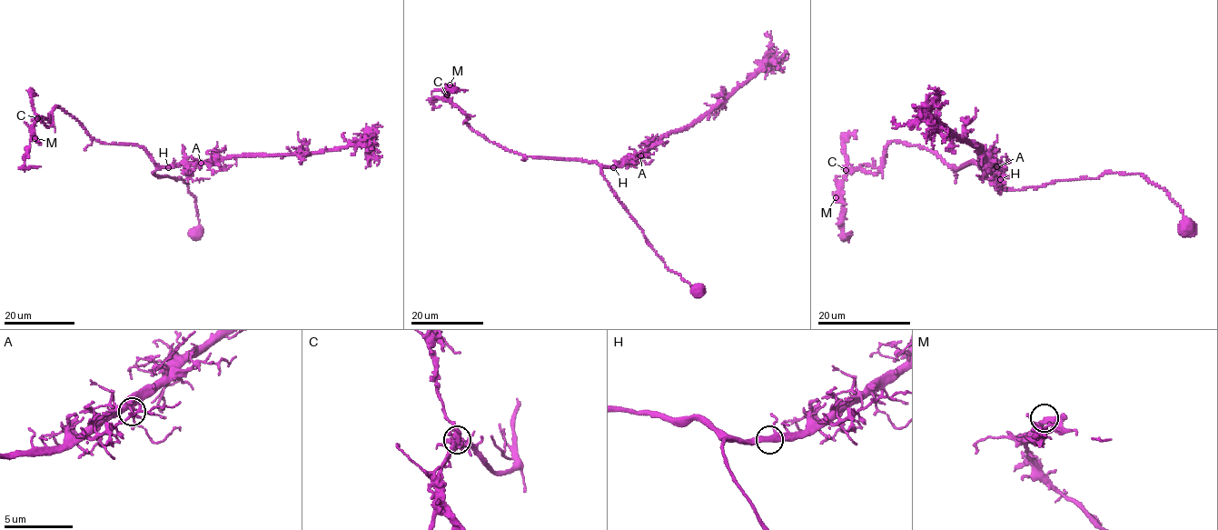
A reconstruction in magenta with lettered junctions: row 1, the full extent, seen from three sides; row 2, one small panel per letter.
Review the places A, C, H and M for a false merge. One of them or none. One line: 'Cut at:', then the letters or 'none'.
Cut at: none

